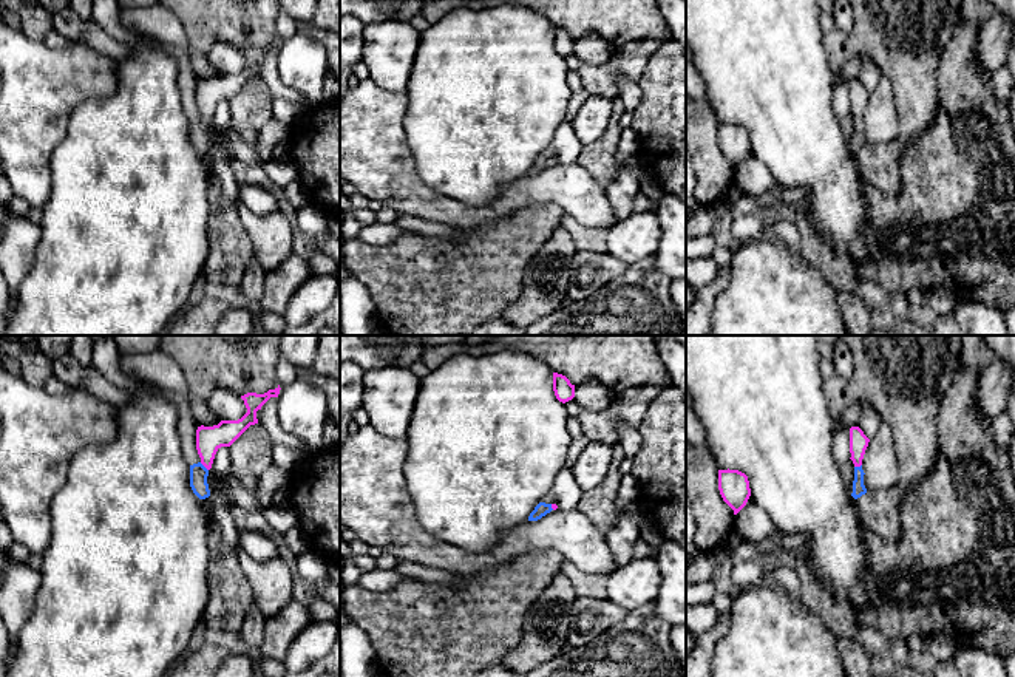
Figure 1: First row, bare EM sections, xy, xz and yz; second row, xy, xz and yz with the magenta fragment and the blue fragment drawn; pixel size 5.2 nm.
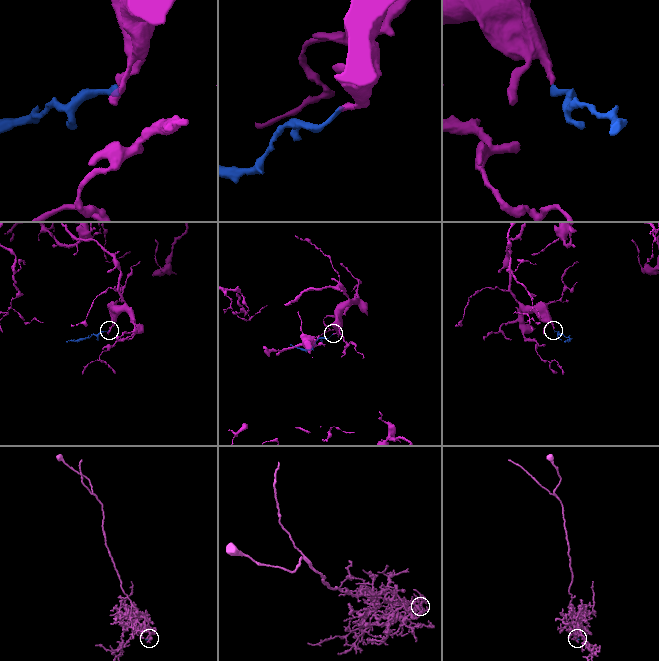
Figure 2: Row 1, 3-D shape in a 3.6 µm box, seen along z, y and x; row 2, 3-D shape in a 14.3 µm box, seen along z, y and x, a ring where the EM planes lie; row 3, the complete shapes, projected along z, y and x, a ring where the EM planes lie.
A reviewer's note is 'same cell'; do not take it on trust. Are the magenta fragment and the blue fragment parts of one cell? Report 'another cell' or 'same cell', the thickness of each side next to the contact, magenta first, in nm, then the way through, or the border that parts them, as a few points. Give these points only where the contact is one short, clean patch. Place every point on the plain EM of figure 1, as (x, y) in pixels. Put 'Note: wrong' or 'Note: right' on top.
Note: right
same cell; calibres 140 and 100 nm; way xy (209, 93), (204, 119), (198, 127)

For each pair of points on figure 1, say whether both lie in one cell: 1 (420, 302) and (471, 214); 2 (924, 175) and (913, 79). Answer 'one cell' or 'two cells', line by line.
1: two cells
2: two cells

